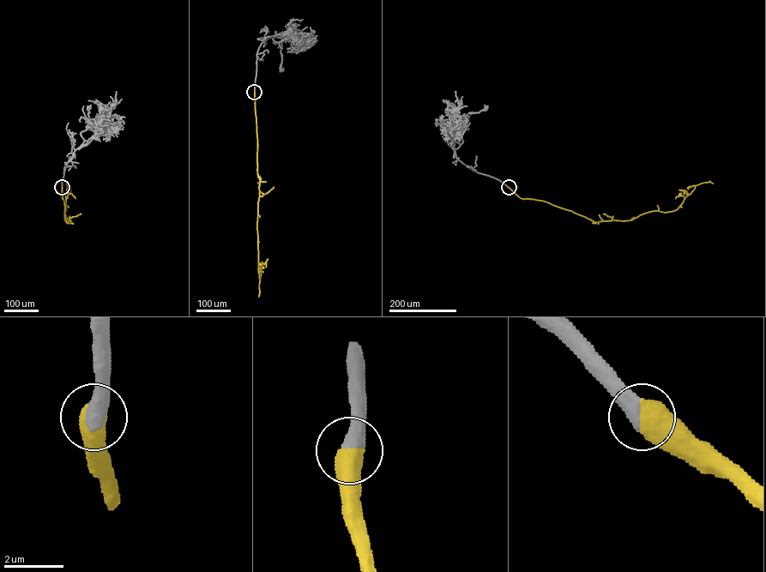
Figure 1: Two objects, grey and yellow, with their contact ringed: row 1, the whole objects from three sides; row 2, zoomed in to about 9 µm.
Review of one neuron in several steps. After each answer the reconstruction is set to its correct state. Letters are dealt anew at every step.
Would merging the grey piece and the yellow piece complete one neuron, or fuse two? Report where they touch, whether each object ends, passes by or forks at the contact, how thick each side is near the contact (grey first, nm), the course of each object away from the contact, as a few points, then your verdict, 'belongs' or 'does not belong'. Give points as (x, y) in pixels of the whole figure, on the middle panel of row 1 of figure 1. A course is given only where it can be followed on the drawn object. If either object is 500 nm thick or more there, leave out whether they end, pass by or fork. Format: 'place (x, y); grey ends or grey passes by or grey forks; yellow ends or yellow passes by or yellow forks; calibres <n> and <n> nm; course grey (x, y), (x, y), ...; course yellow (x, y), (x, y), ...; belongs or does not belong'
place (254, 92); calibres 550 and 700 nm; course grey (254, 92), (256, 52), (265, 39), (276, 36), (273, 40), (281, 41), (281, 69); course yellow (254, 92), (260, 182), (257, 223), (258, 297); belongs

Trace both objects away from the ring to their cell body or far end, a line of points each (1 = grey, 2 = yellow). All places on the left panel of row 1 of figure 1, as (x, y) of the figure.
1: (62, 187), (65, 166), (84, 141), (81, 133), (88, 126), (88, 107)
2: (62, 187), (67, 222), (64, 215), (66, 183)

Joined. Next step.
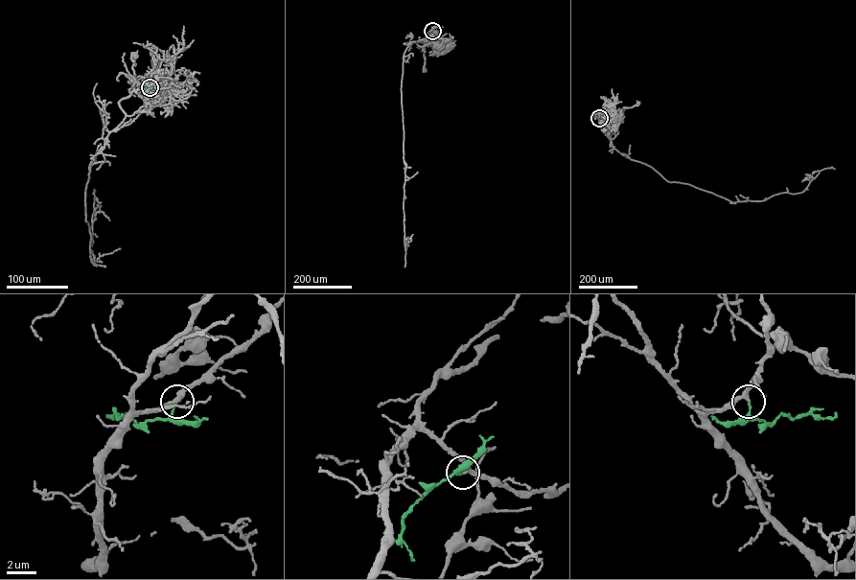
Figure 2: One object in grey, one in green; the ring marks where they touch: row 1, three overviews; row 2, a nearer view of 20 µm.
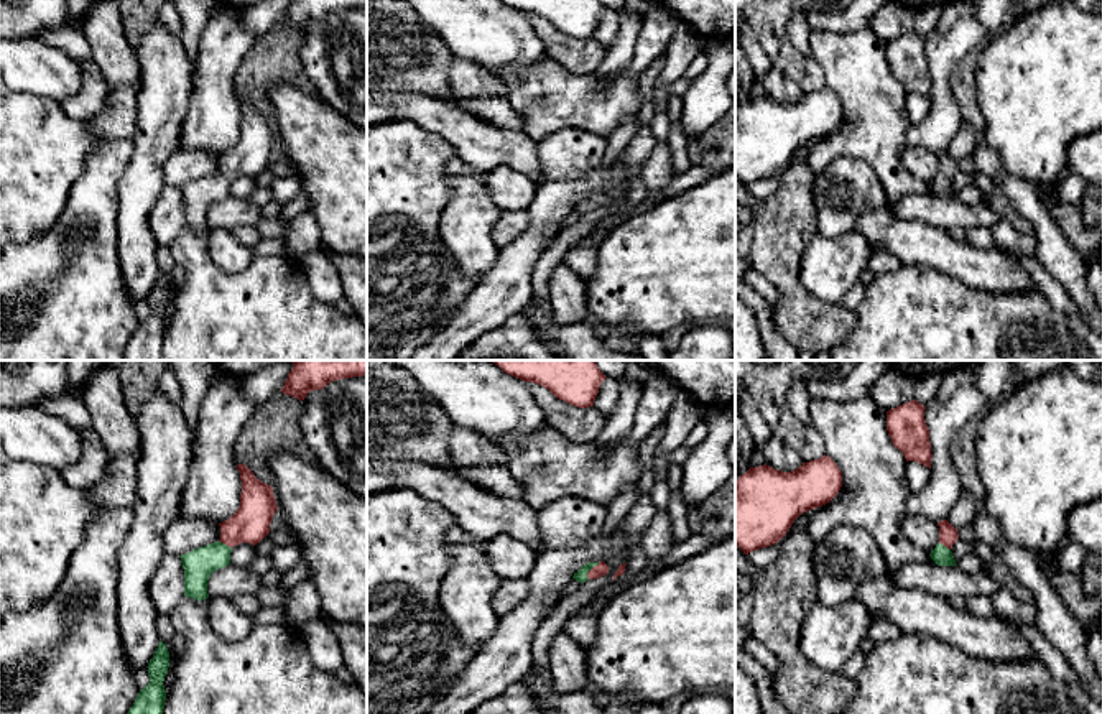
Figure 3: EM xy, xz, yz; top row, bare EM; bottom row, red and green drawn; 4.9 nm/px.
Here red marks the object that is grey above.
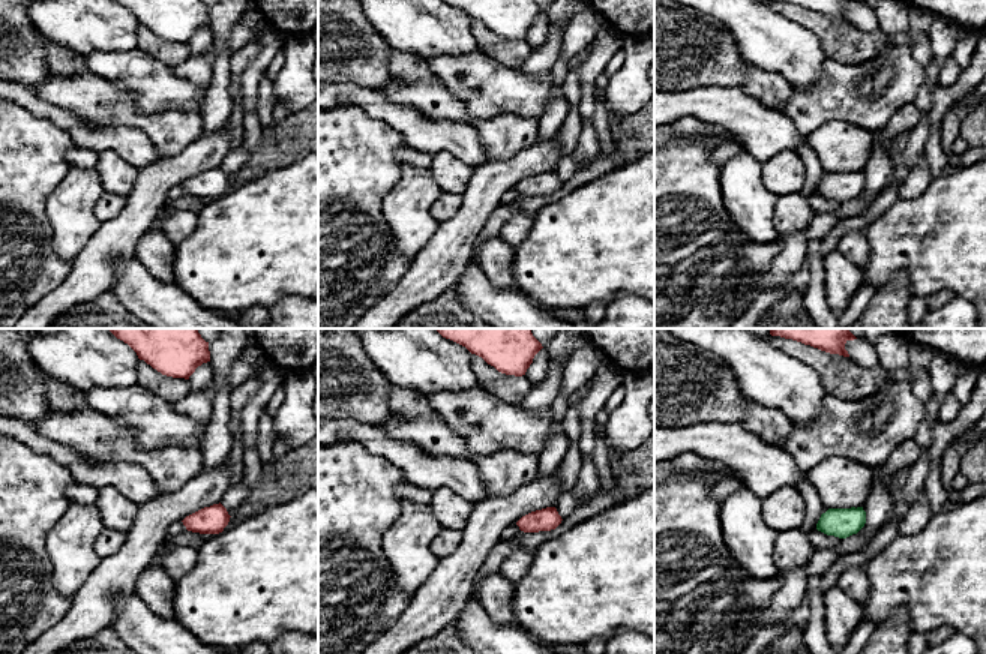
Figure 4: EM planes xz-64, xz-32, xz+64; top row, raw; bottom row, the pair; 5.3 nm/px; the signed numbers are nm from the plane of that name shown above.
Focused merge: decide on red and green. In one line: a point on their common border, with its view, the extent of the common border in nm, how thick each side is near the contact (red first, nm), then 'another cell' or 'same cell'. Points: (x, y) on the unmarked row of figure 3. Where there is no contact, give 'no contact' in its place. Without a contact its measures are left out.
xz (591, 201) | 100 nm | 70/60 nm | same cell

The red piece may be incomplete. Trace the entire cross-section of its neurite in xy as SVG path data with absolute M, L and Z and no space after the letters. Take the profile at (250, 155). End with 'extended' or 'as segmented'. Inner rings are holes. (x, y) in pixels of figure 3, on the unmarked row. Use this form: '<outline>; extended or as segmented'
M237 97L242 112L240 138L219 155L220 171L181 186L184 201L184 227L204 232L211 206L230 196L232 179L240 174L257 176L270 165L270 155L278 141L273 120L255 109L245 97Z; extended

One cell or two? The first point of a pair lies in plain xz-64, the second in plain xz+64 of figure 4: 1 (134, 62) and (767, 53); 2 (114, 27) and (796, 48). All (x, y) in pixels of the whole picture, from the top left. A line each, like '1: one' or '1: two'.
1: two
2: one

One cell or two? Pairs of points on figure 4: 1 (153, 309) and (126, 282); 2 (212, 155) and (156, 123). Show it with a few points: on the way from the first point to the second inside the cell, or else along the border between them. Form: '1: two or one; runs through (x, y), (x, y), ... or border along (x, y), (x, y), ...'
1: one; runs through (147, 303), (132, 288)
2: two; border along (203, 132), (179, 153), (162, 158)

